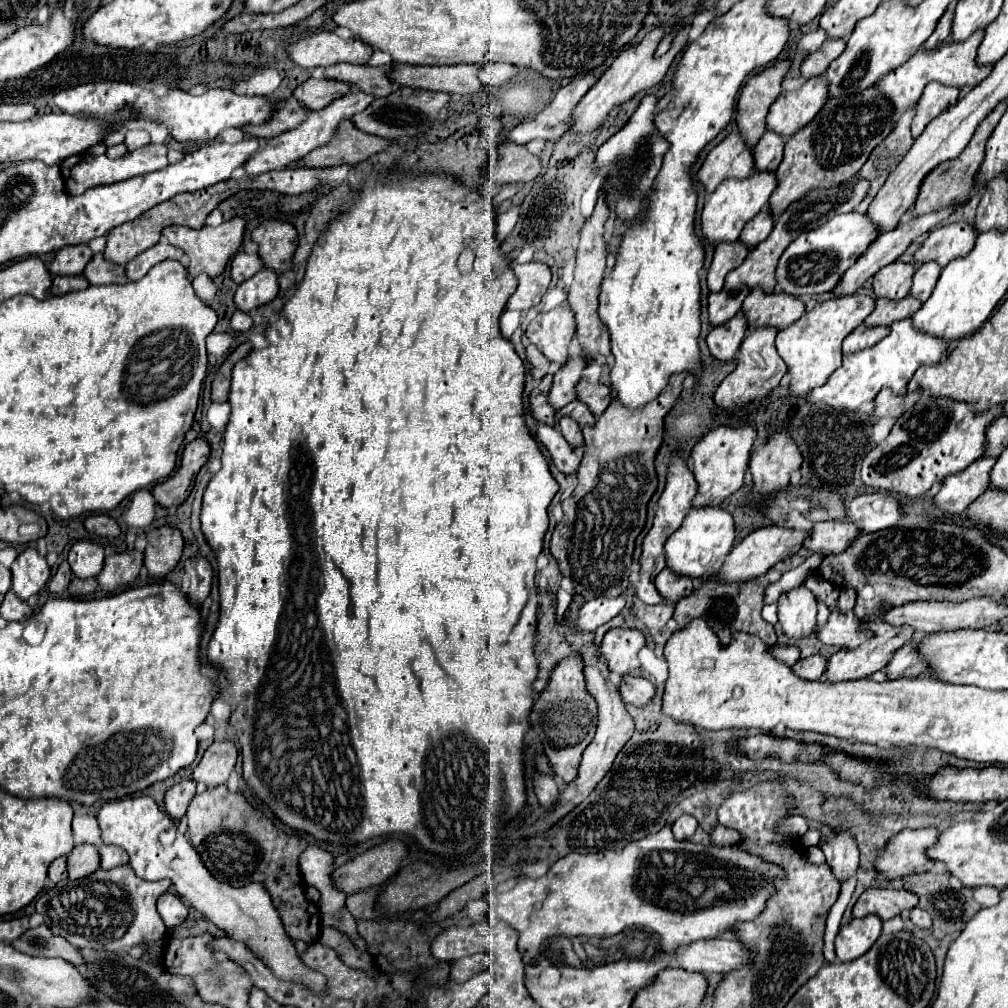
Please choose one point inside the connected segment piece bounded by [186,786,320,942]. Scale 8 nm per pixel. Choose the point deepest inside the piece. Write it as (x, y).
(238, 844)

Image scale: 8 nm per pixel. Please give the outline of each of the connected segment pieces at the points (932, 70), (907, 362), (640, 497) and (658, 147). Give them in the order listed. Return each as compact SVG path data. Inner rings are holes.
M976 30L970 38L962 40L962 42L950 42L944 44L940 48L932 48L932 50L924 50L920 48L912 60L906 60L902 66L898 66L896 70L888 72L876 86L880 88L880 92L884 92L884 96L888 96L896 108L896 116L904 114L910 106L916 106L916 102L920 100L920 94L924 90L924 86L928 82L944 82L946 86L978 86L990 72L992 72L992 64L978 64L976 62L976 50L980 46L984 38L984 30Z
M910 318L896 320L890 328L892 328L890 334L884 340L880 340L876 346L854 352L850 356L844 356L842 366L828 378L828 382L824 386L808 392L808 400L824 402L828 406L834 406L836 410L844 410L844 408L856 410L856 408L860 408L862 402L874 400L882 386L892 388L896 394L904 394L906 386L908 386L912 374L918 370L918 366L936 364L948 348L946 340L914 328Z
M686 372L674 374L670 378L668 386L656 396L656 400L652 400L650 404L646 404L642 408L632 410L632 408L626 408L620 400L614 400L606 408L606 412L596 420L594 426L584 426L584 458L578 468L578 486L574 488L572 496L562 502L564 518L556 524L556 530L554 530L552 542L550 542L550 552L556 558L562 576L568 576L574 580L576 592L584 600L590 600L596 596L616 598L630 586L628 574L630 574L630 566L632 566L636 538L642 532L642 528L646 526L648 502L658 488L654 458L662 444L662 420L668 414L668 410L674 406L676 398L680 396L684 378L686 378ZM602 470L608 470L606 474L616 474L610 478L610 480L616 480L616 502L610 500L610 492L614 486L606 484L600 478Z
M644 96L638 110L630 118L630 122L614 134L608 142L604 142L596 154L596 174L604 180L602 190L606 198L616 198L614 212L618 218L632 222L638 218L644 200L648 198L648 192L660 172L660 162L664 152L668 150L668 142L656 132L652 114L658 104L656 96Z

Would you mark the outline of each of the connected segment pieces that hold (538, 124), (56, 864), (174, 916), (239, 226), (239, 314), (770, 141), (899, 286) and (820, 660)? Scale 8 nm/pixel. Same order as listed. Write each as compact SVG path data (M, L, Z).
M588 74L580 80L572 80L568 86L560 88L552 104L546 106L534 120L526 120L518 124L510 134L508 142L516 144L528 144L534 138L542 140L558 140L572 124L572 114L578 102L584 98L584 94L598 82L600 74Z
M56 858L56 860L50 864L50 868L48 868L48 878L50 878L54 884L58 884L60 880L66 878L66 858Z
M164 892L158 898L158 914L162 916L162 920L168 928L174 928L186 920L188 908L184 906L184 902L174 892Z
M232 218L228 222L222 222L220 226L212 228L212 226L202 226L200 230L192 230L188 226L168 226L162 230L162 236L176 248L184 250L184 254L190 258L188 264L188 274L194 276L194 272L206 272L208 276L218 276L224 272L228 260L236 254L236 250L242 244L242 236L244 236L244 220L242 218Z
M236 310L236 312L232 314L232 318L230 318L230 328L232 328L234 332L246 332L246 330L252 328L252 318L250 318L246 312Z
M766 130L754 148L756 170L776 170L782 162L784 138L772 130Z
M892 262L884 266L874 276L874 294L878 298L890 298L890 300L904 298L910 292L914 272L916 272L916 266L912 262L910 264Z
M816 654L816 656L810 656L810 658L804 658L804 660L798 660L792 670L796 672L796 676L804 678L804 680L820 680L824 670L826 670L826 658Z

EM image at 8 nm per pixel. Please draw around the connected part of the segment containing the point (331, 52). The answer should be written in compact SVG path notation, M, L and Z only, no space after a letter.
M318 30L310 36L300 38L294 44L288 44L286 52L290 60L300 68L316 68L316 66L326 68L338 62L366 64L370 60L372 48L354 36L344 40L334 32Z

